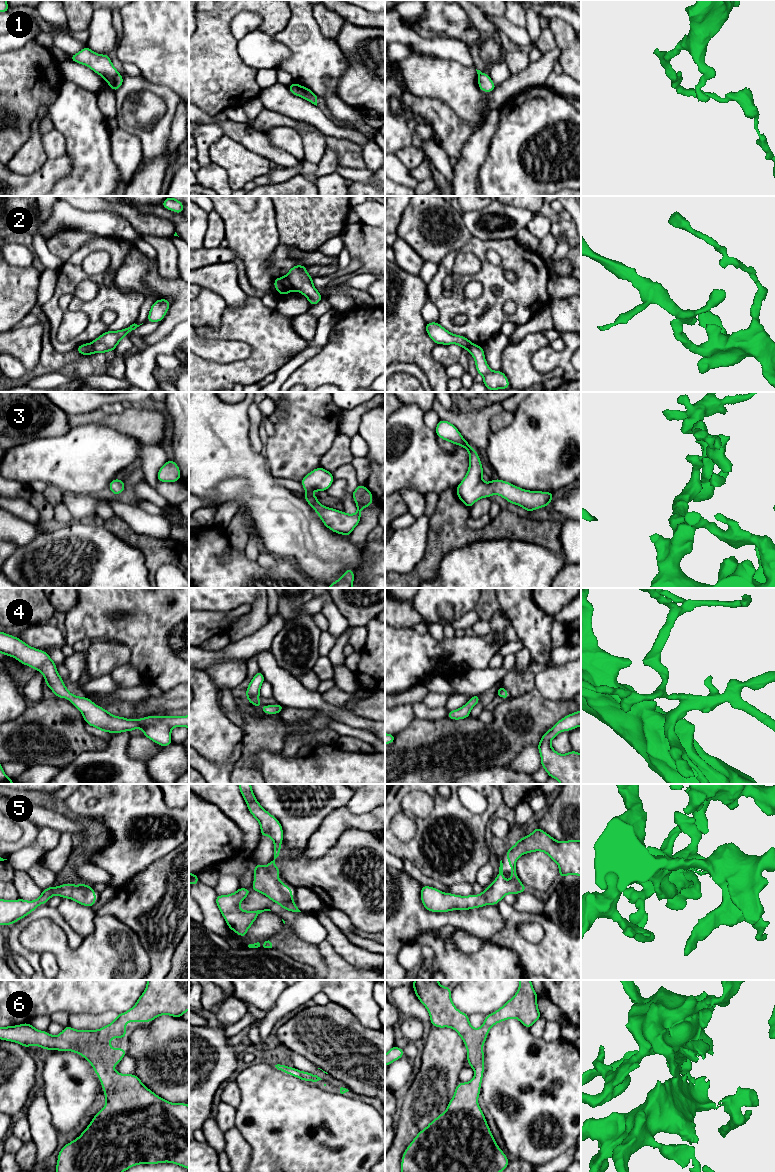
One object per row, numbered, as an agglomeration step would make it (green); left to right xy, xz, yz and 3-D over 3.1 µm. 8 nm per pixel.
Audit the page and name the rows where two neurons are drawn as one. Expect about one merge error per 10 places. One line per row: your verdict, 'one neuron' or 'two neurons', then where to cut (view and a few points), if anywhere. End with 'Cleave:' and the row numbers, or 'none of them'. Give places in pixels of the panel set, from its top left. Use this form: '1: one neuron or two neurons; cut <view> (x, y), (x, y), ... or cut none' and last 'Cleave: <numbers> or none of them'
1: two neurons; cut xy (118, 73), (108, 82)
2: two neurons; cut xz (284, 277), (293, 289)
3: one neuron; cut none
4: one neuron; cut none
5: one neuron; cut none
6: one neuron; cut none
Cleave: 1, 2

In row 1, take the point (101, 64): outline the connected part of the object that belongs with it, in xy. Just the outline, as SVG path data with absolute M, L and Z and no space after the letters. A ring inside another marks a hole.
M87 45L77 54L70 55L70 60L86 65L96 74L103 77L107 83L109 83L118 74L117 69L114 67L107 54L97 54Z

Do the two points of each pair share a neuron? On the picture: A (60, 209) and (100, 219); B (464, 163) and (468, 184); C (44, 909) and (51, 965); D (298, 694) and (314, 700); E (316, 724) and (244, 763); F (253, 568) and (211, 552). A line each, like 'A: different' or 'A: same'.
A: same
B: same
C: different
D: same
E: same
F: same

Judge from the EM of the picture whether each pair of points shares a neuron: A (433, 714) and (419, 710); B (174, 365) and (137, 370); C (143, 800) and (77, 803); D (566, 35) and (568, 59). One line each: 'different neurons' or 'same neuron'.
A: same neuron
B: different neurons
C: same neuron
D: same neuron

